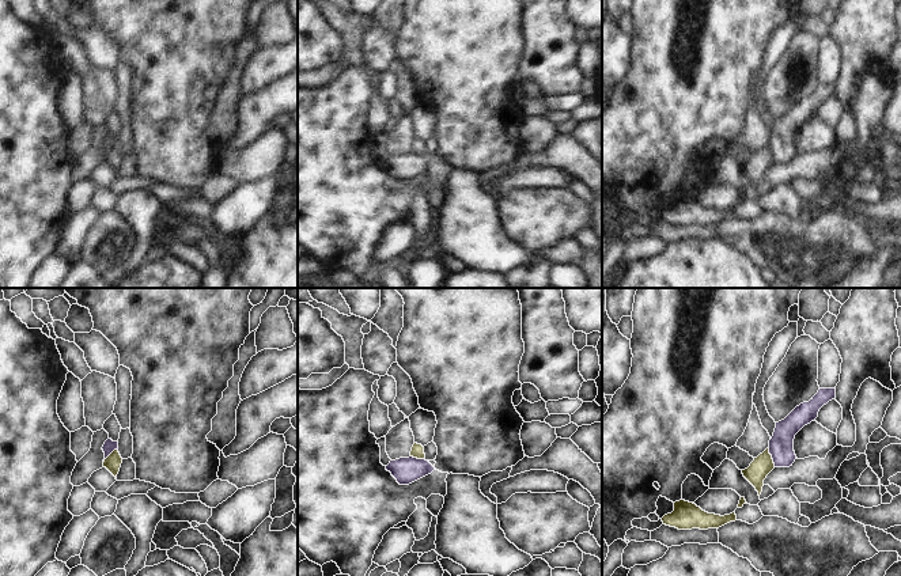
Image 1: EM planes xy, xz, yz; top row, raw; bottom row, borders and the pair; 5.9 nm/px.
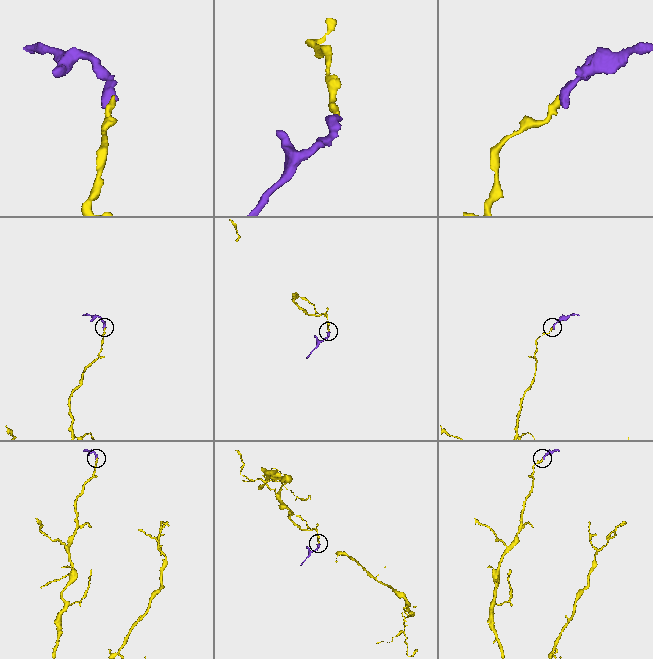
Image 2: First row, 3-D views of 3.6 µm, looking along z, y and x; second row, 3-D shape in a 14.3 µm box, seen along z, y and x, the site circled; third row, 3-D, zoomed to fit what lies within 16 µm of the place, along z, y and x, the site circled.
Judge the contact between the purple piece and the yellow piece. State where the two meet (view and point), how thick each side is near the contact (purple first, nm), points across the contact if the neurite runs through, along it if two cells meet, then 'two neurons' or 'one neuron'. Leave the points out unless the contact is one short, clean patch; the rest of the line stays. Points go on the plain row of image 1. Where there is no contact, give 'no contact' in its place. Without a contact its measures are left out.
meets purple in yz at (772, 152); 140 nm thick on the purple side, 120 nm on the other; border along yz (768, 143), (775, 162); two neurons

